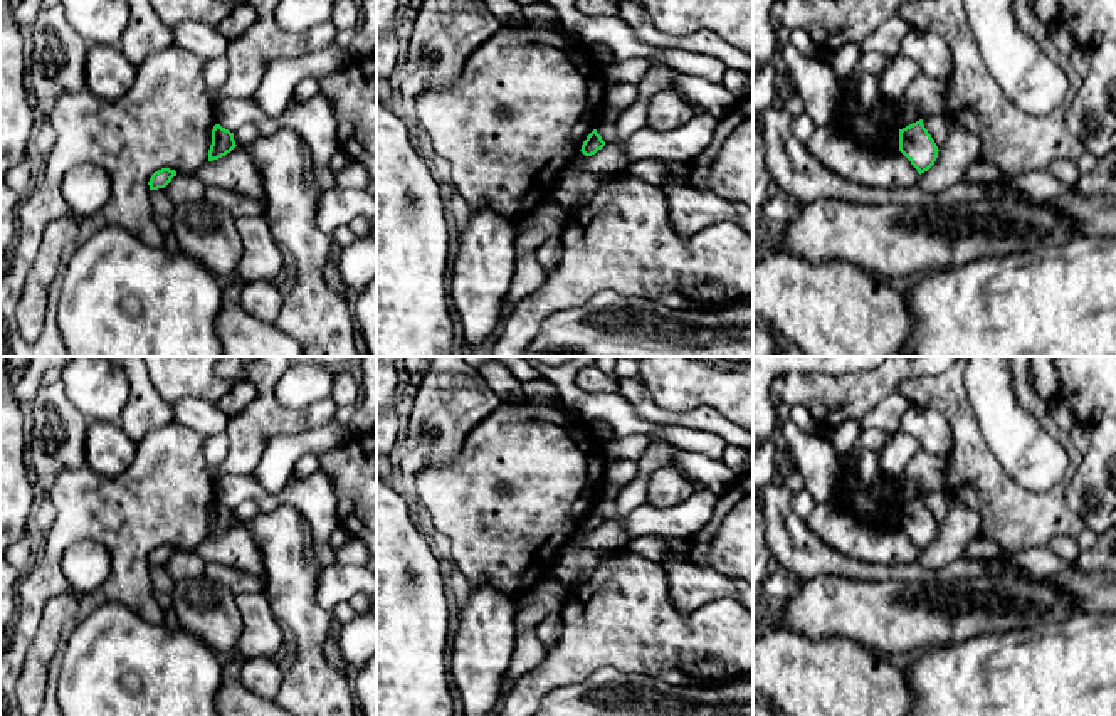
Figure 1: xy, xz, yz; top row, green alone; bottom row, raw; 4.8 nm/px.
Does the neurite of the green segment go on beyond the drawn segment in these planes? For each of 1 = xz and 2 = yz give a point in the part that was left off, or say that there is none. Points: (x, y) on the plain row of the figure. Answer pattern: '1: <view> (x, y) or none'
1: none
2: none

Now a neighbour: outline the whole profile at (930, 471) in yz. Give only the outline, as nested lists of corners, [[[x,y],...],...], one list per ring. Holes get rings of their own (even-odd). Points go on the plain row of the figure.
[[[918,450],[904,466],[904,476],[919,482],[921,494],[946,491],[946,459]]]

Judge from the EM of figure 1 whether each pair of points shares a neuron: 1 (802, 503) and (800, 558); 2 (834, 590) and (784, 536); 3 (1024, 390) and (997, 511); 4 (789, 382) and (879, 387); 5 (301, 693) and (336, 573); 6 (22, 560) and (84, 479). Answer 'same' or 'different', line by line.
1: different
2: different
3: same
4: same
5: different
6: different

